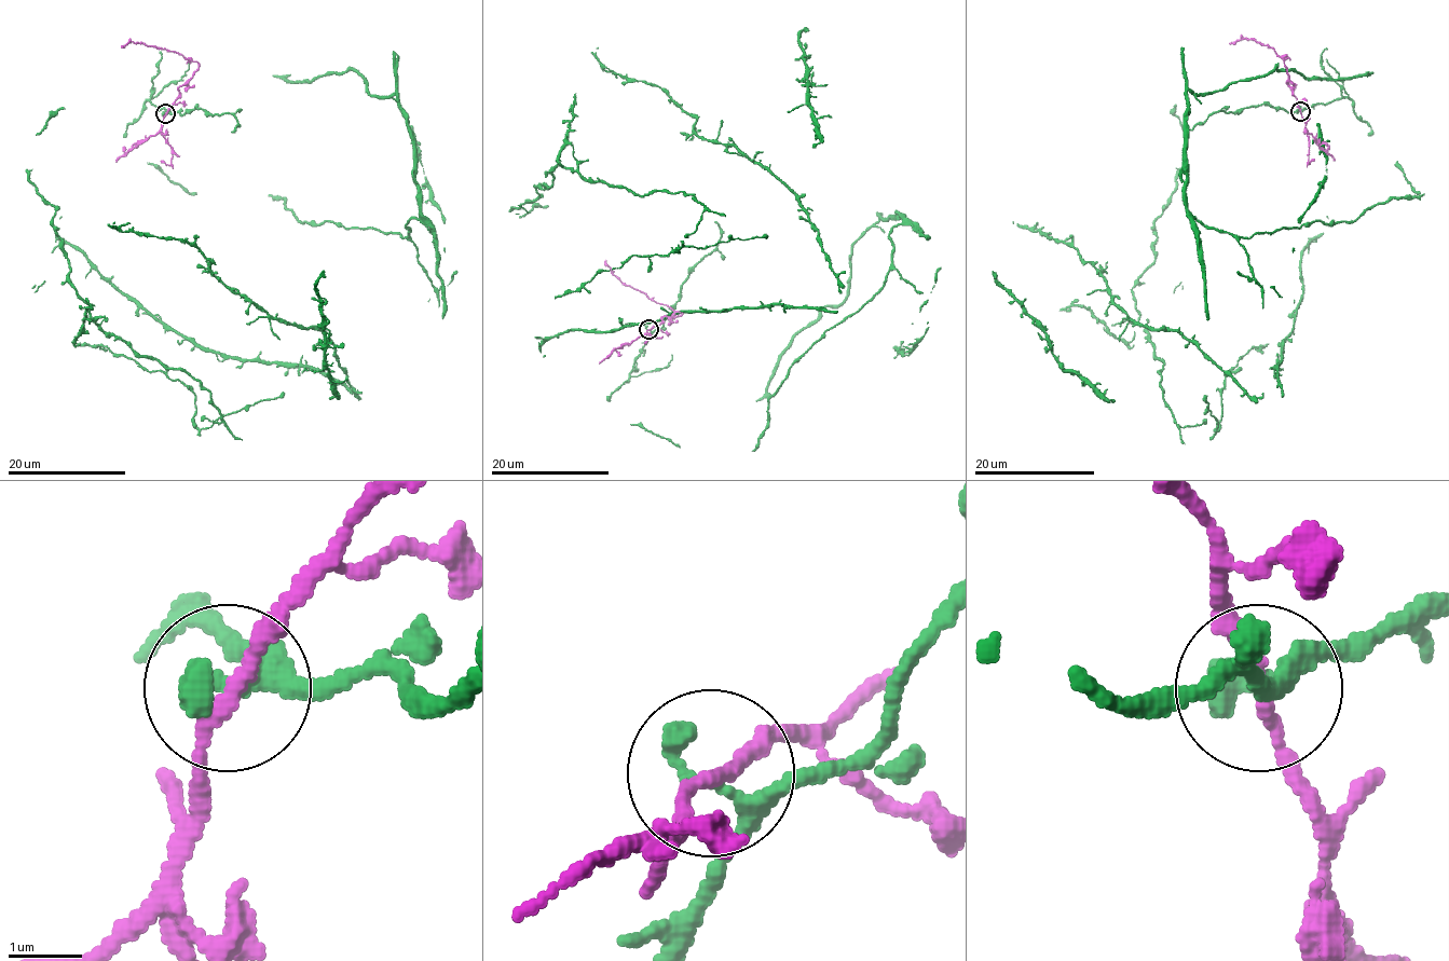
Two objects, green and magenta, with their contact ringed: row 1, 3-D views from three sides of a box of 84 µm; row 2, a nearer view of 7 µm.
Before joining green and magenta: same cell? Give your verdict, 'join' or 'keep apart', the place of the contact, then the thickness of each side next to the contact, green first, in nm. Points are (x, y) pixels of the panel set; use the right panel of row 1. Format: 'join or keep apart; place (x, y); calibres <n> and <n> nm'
keep apart; place (1300, 111); calibres 280 and 200 nm

